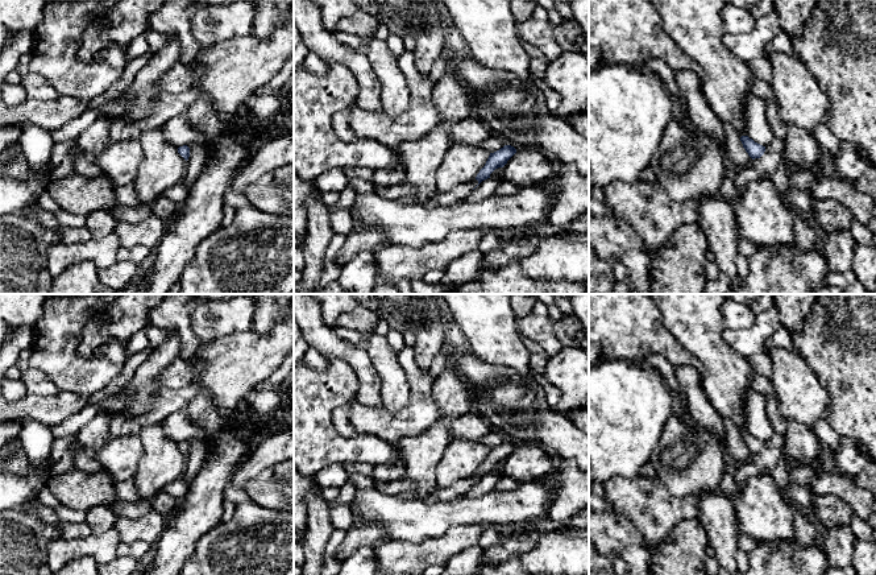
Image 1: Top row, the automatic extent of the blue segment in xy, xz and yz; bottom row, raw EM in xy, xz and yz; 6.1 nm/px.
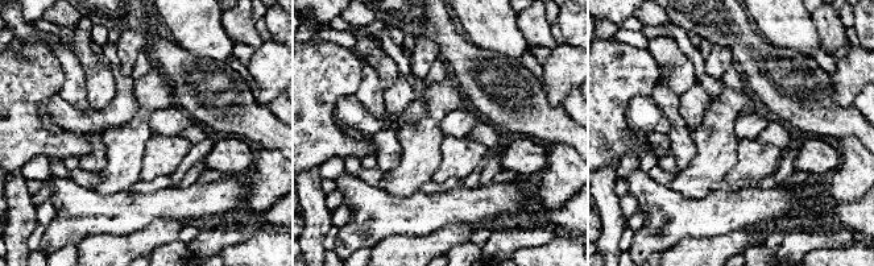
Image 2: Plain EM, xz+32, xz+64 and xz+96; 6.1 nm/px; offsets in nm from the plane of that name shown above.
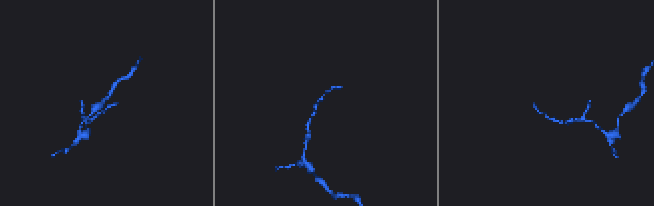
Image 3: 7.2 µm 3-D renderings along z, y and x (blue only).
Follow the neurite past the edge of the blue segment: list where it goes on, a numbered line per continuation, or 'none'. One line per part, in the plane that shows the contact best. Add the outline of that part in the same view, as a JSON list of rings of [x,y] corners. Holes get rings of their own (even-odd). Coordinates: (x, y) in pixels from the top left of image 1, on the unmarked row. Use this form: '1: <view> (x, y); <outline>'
none

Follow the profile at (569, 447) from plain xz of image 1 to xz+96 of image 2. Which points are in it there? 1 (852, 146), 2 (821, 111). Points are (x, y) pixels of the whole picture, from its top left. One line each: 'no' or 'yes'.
1: no
2: yes

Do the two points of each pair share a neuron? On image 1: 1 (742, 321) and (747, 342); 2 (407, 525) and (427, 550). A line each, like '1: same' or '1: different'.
1: different
2: different

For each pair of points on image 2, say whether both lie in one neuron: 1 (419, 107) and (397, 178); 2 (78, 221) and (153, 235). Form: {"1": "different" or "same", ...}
{"1": "different", "2": "different"}

